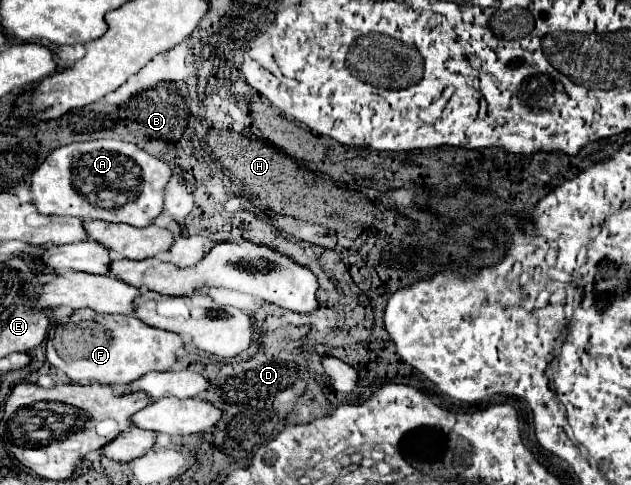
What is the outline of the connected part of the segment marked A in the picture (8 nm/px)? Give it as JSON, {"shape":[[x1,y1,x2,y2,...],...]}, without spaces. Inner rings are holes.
{"shape":[[98,139,54,149,32,173,30,193,34,207,42,215,70,215,146,227,162,211,162,193,170,177,172,169,164,161,136,145,116,139]]}

